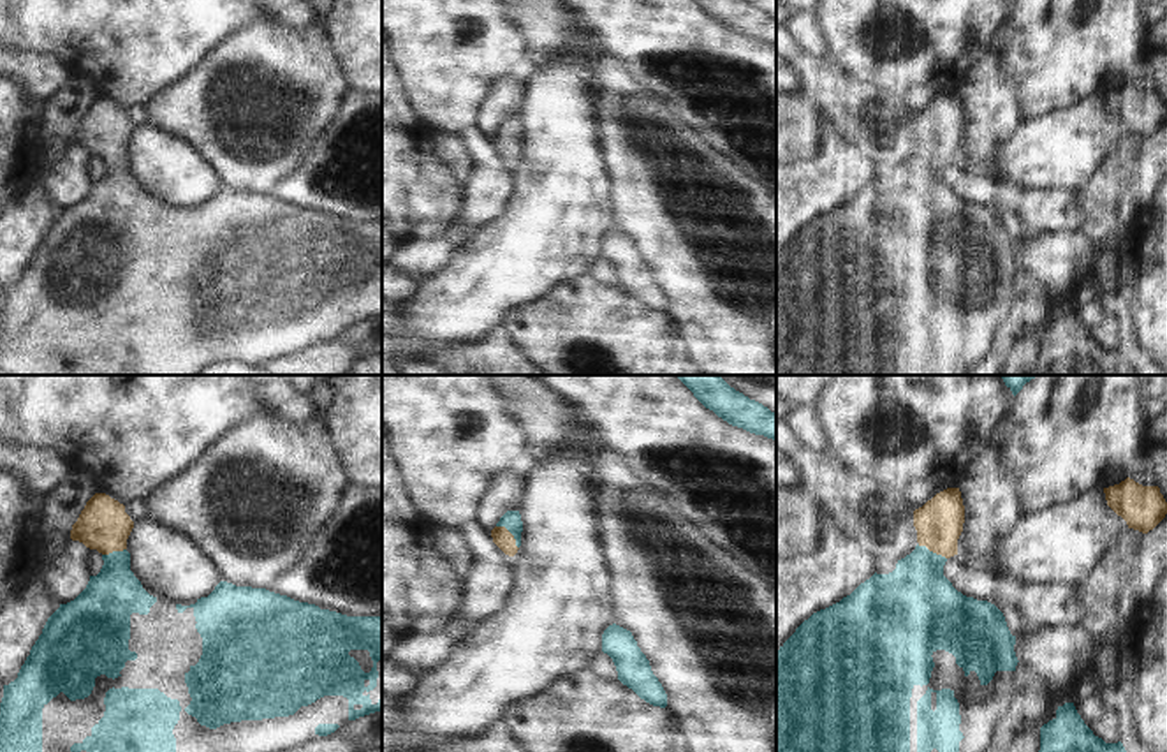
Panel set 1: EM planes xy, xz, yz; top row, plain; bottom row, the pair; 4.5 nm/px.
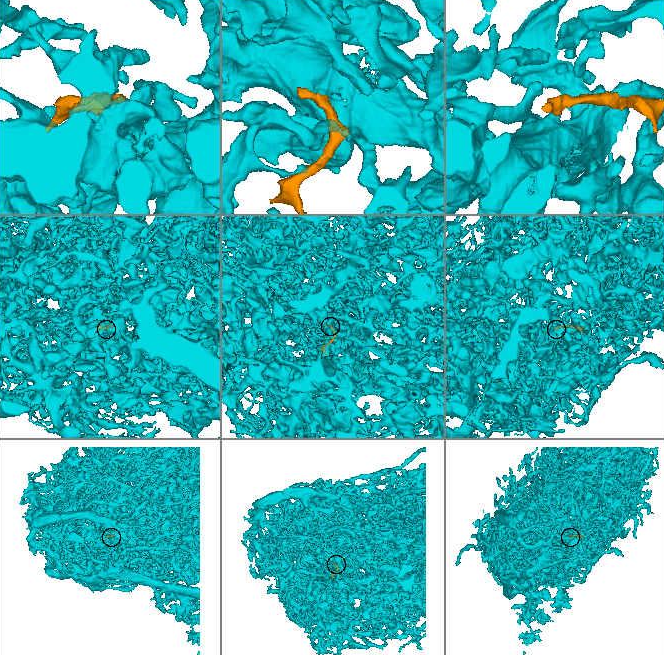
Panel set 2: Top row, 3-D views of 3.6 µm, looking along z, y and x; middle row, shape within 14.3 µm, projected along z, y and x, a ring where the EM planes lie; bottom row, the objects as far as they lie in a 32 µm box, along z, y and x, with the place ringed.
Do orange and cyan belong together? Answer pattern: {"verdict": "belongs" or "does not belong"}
{"verdict": "belongs"}

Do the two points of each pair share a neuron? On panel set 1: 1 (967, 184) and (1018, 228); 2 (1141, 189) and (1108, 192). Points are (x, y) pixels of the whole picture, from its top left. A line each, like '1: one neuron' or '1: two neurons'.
1: two neurons
2: two neurons

